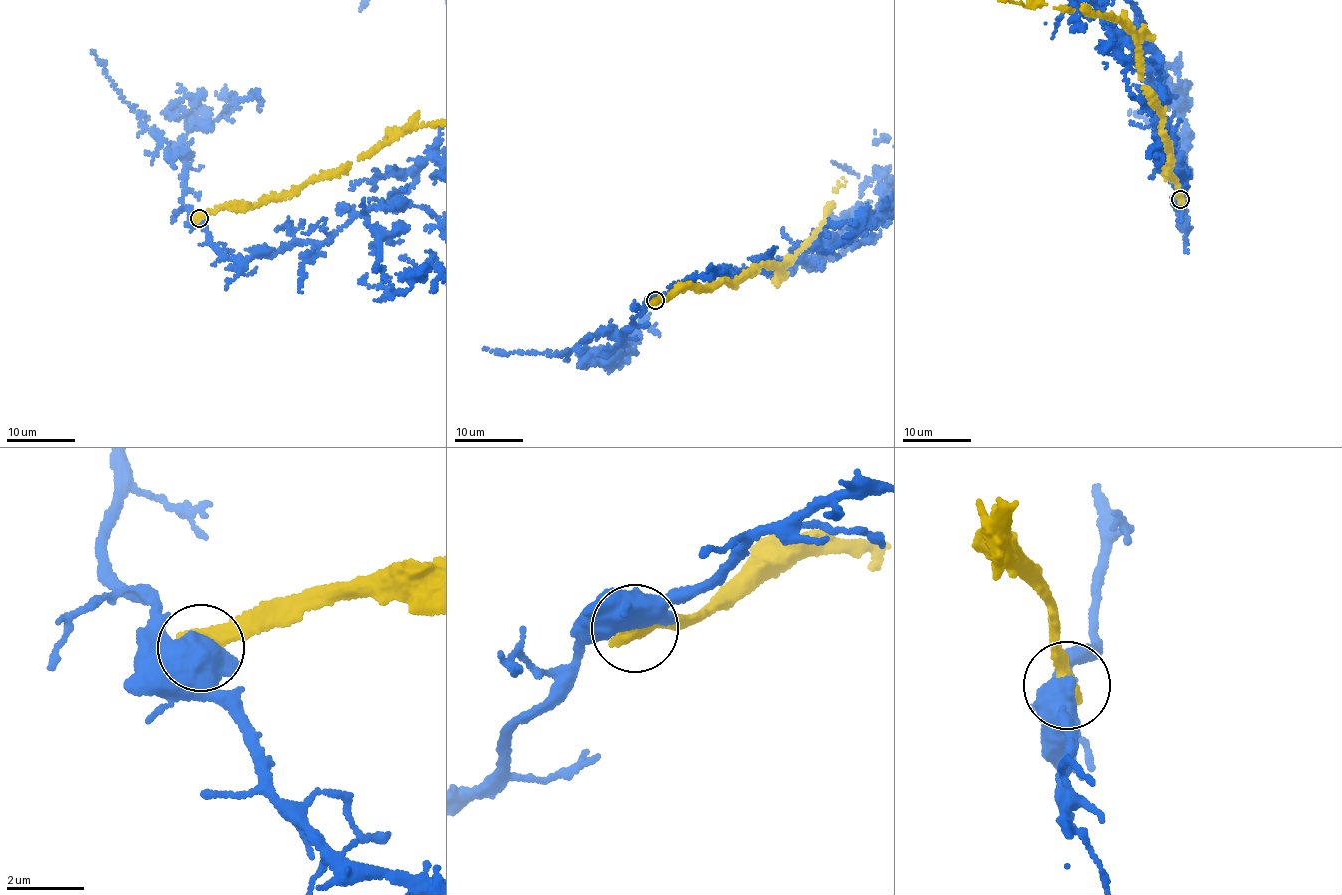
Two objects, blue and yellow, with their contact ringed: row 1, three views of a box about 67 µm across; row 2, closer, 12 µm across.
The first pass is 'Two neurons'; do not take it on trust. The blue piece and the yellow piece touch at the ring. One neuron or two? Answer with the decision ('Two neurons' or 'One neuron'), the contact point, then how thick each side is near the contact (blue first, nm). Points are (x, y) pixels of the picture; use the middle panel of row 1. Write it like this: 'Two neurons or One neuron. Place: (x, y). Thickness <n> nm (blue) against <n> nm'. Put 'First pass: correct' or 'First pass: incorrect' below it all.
Two neurons. Place: (655, 300). Thickness 850 nm (blue) against 550 nm
First pass: correct

